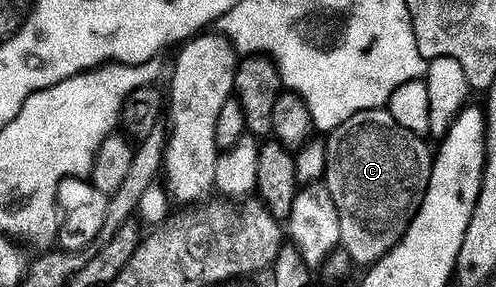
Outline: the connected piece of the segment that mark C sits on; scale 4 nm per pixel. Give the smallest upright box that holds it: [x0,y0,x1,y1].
[322,107,434,264]

